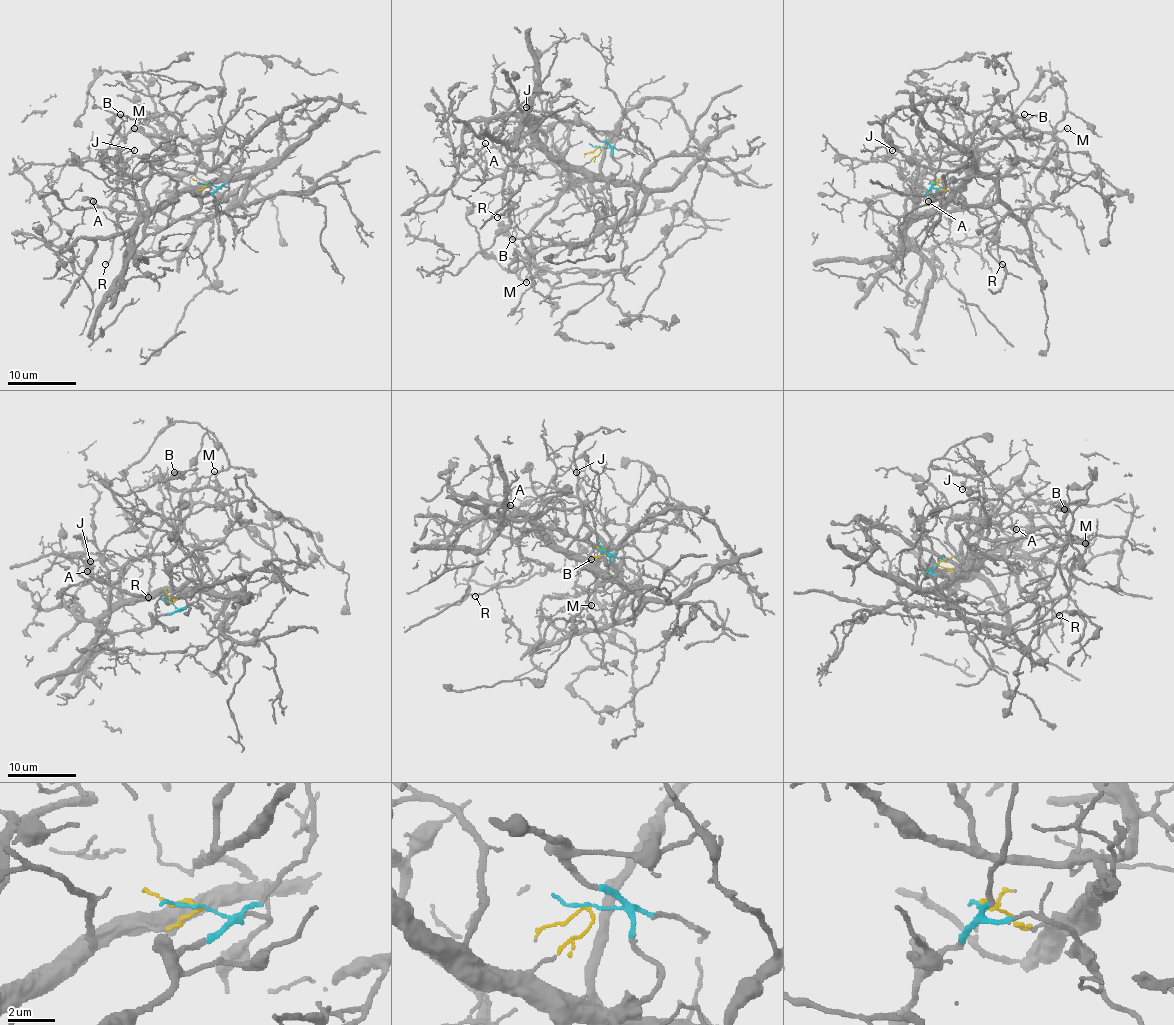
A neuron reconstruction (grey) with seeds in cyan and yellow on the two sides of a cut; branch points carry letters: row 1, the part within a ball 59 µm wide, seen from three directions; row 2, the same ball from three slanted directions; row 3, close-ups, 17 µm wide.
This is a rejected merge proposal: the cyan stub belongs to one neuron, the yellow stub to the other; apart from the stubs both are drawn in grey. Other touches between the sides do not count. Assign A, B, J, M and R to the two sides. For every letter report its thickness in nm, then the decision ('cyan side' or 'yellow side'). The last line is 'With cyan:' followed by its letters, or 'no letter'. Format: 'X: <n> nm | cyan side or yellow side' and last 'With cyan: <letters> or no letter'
A: 140 nm | yellow side
B: 150 nm | yellow side
J: 110 nm | yellow side
M: 150 nm | cyan side
R: 170 nm | yellow side
With cyan: M

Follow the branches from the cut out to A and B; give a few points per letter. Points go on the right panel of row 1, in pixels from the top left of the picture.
A: (932, 184), (947, 191), (951, 189), (949, 196), (932, 213), (951, 213), (961, 208), (940, 198), (928, 201)
B: (932, 184), (946, 191), (987, 175), (1028, 218), (1055, 143), (1023, 133), (1014, 121), (1024, 114)

